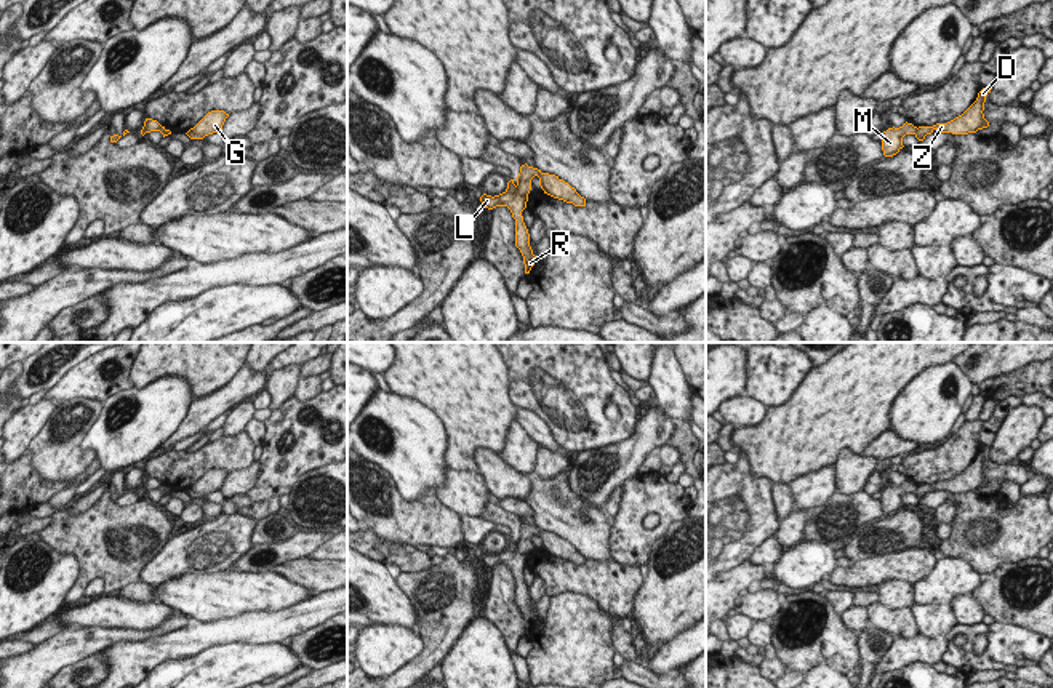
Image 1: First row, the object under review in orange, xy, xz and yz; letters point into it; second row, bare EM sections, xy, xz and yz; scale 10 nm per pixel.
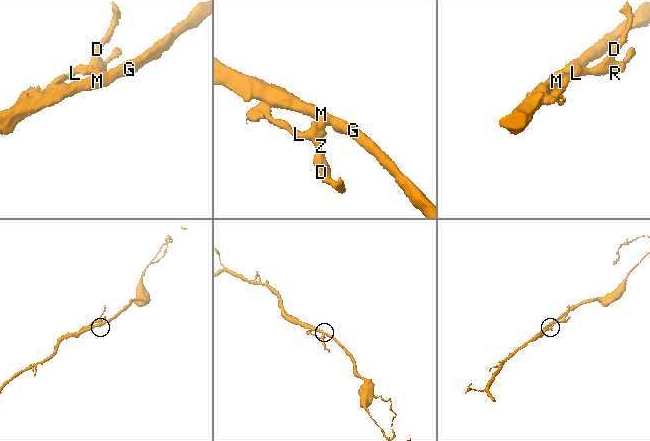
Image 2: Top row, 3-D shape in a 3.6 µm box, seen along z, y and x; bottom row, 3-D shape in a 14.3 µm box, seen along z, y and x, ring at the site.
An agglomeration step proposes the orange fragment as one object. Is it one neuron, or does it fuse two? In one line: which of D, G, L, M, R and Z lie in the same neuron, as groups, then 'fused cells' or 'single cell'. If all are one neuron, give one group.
groups D L R Z / G M; fused cells

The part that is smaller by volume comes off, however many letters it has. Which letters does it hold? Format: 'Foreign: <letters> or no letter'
Foreign: D, L, R, Z

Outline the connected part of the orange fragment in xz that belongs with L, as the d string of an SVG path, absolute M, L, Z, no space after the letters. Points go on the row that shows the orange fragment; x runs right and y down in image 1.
M514 179L507 182L507 189L499 195L486 195L480 197L480 202L485 208L493 210L496 206L507 206L515 219L515 246L520 250L525 264L525 274L530 274L531 267L536 262L536 256L530 246L530 234L523 222L522 211L526 208L528 194L518 194L518 182L515 184Z

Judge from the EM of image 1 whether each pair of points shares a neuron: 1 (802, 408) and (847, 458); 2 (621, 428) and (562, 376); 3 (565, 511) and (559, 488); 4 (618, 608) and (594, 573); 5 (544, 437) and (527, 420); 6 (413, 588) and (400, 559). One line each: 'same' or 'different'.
1: different
2: same
3: same
4: same
5: same
6: different

